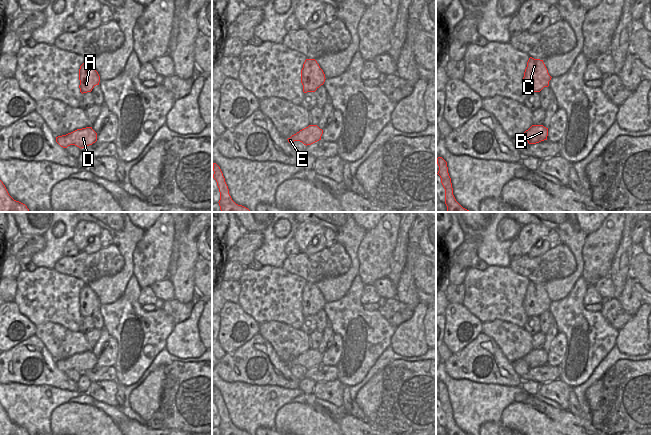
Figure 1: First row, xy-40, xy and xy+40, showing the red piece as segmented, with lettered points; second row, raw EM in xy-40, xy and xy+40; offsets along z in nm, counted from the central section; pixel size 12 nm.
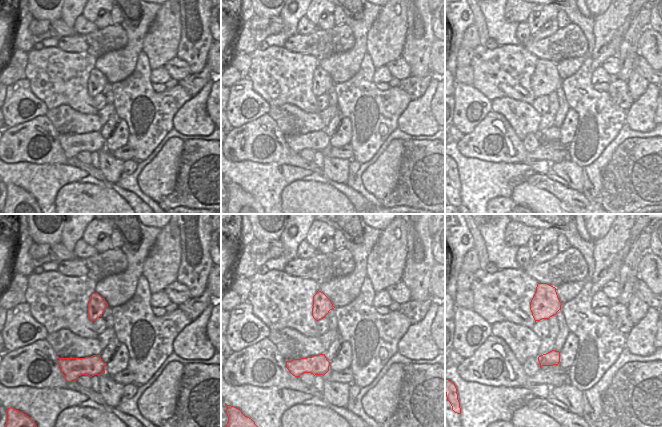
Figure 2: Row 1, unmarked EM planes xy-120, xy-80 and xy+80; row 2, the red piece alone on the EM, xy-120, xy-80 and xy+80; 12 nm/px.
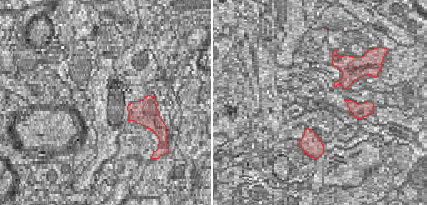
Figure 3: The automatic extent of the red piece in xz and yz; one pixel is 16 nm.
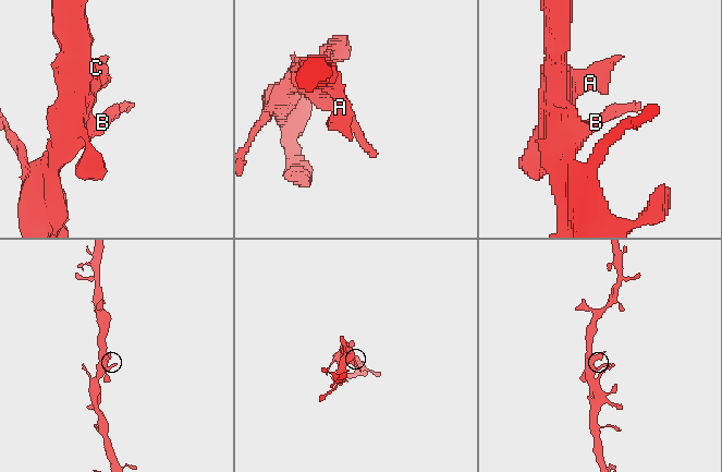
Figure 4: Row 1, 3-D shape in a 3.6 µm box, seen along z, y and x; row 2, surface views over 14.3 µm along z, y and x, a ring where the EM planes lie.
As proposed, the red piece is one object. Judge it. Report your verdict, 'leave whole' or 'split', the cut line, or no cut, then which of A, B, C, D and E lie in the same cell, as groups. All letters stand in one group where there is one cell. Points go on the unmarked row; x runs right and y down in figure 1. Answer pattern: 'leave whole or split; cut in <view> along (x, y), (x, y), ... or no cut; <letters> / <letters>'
leave whole; no cut; A B C D E

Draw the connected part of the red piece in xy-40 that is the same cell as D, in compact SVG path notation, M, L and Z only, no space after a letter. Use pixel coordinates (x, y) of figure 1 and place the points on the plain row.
M92 351L77 353L66 359L56 361L56 366L63 372L75 369L79 372L85 372L97 365L97 357Z

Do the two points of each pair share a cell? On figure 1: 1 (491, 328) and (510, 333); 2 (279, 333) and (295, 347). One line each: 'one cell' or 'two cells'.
1: one cell
2: one cell

